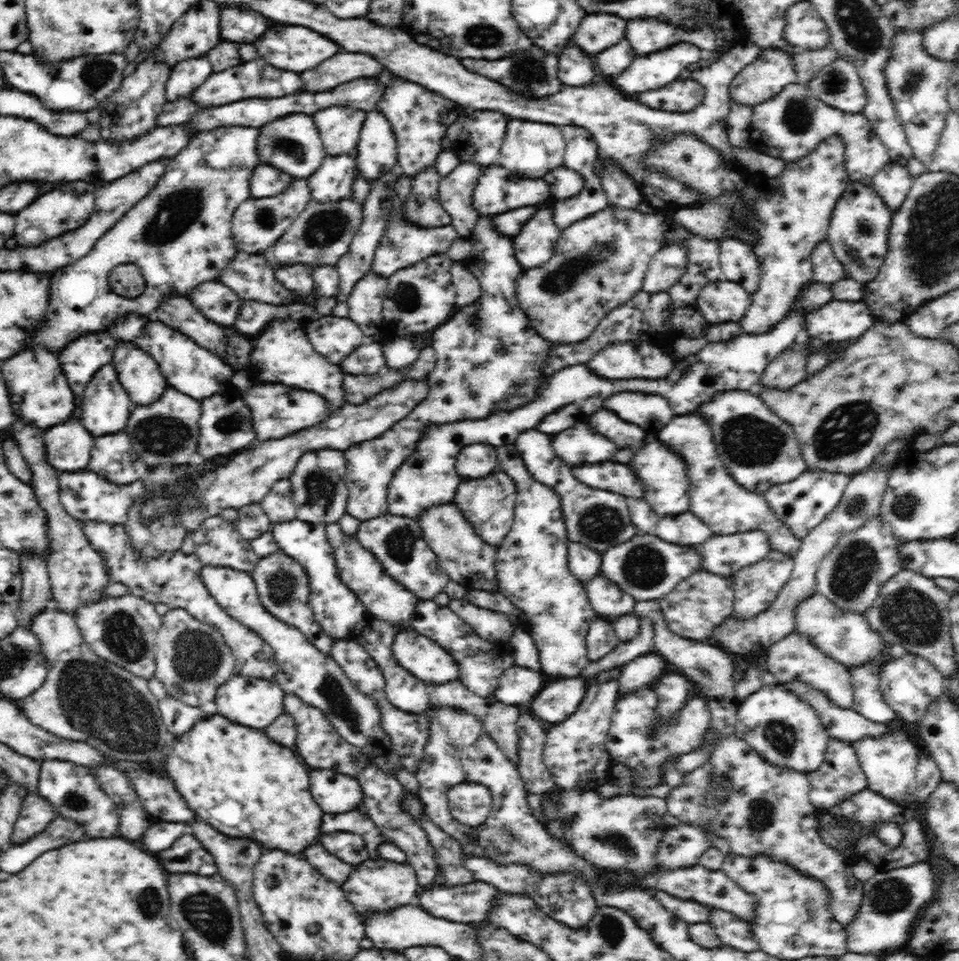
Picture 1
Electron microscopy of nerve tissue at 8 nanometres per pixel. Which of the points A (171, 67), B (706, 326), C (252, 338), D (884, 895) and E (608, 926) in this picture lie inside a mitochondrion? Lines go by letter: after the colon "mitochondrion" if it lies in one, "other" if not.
A: other
B: other
C: other
D: mitochondrion
E: mitochondrion

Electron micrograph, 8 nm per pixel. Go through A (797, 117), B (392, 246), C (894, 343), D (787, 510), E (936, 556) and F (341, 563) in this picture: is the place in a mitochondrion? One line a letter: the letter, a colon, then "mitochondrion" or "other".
A: mitochondrion
B: mitochondrion
C: other
D: other
E: other
F: other

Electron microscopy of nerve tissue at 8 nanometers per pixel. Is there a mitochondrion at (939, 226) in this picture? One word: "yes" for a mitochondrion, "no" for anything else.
yes

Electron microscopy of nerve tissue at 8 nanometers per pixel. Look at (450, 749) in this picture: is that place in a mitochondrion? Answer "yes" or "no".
yes

